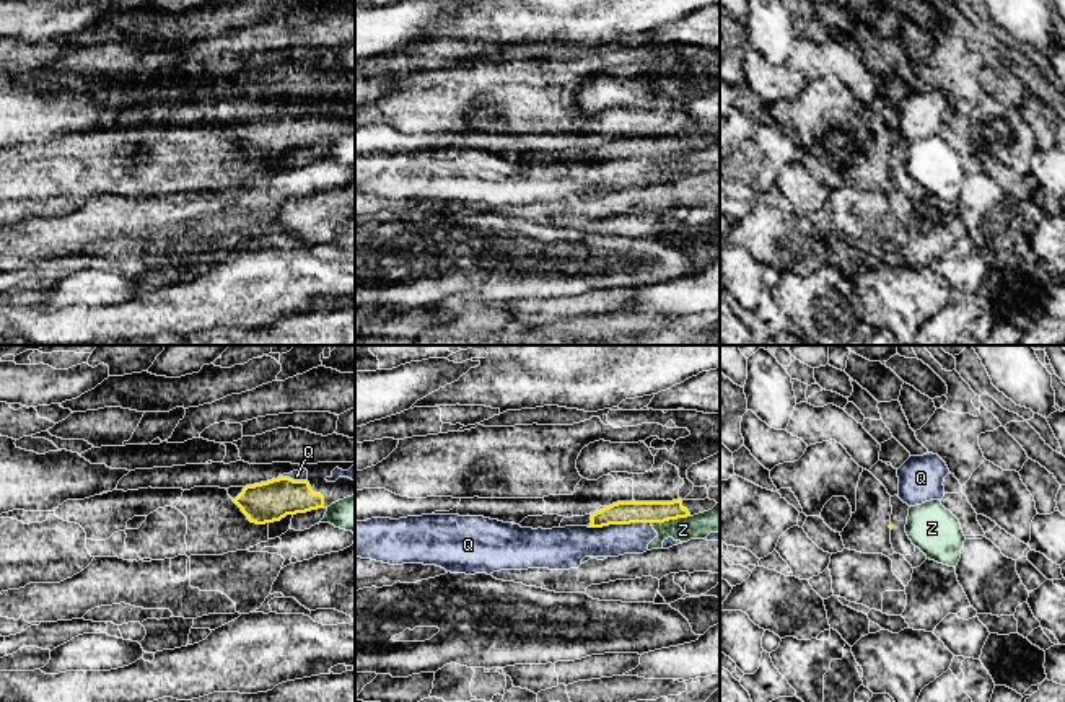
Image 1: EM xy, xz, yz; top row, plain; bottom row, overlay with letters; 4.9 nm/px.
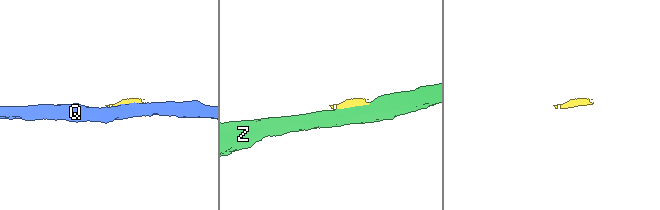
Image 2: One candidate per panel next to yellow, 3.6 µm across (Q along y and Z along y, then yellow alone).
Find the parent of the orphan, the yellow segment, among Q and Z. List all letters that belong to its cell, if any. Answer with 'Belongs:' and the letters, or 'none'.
Belongs: none

